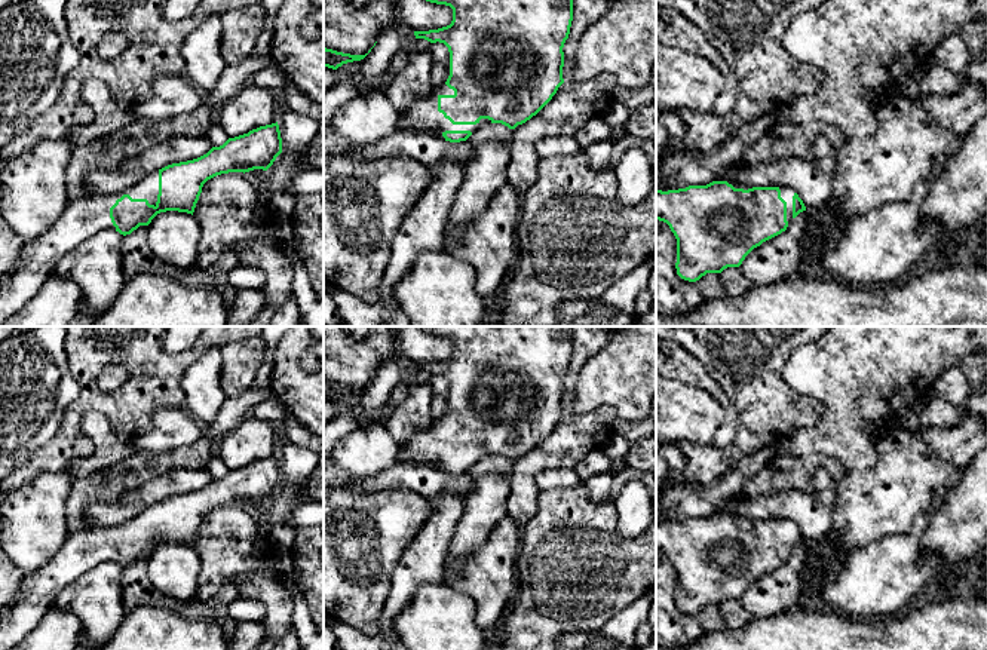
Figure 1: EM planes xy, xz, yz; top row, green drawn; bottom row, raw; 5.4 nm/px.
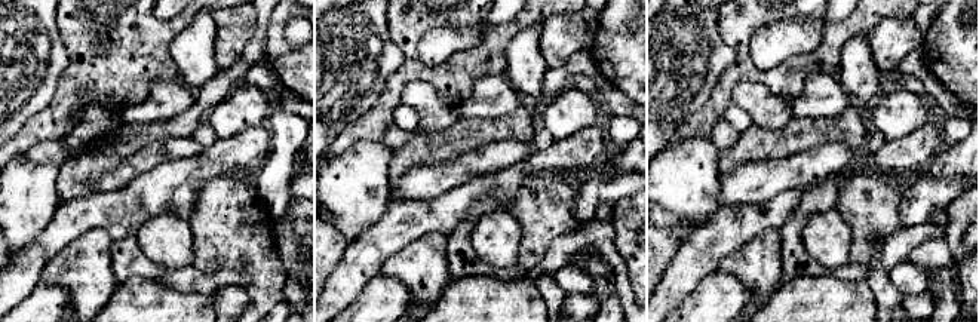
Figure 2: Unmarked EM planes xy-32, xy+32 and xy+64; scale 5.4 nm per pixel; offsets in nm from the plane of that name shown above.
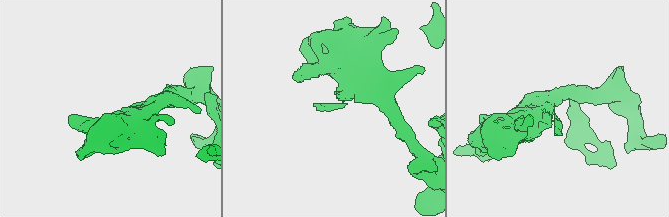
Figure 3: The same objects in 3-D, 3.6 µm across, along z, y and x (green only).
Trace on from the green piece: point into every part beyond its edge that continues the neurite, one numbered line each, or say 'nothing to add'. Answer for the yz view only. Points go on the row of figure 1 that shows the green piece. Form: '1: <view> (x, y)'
1: yz (787, 193)

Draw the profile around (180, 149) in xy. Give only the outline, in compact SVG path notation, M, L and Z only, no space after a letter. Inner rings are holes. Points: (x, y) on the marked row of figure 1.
M205 137L168 138L116 168L91 172L83 180L86 196L120 193L168 165L197 159L211 148L212 145Z

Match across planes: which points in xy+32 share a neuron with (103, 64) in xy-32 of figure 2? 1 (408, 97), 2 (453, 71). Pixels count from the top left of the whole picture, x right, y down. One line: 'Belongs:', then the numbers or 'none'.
Belongs: 2

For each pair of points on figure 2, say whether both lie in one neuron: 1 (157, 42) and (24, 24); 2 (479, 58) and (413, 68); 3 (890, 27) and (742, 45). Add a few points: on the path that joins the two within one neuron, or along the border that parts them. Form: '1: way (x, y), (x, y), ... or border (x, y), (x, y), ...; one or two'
1: border (55, 15), (58, 34), (68, 61); two
2: way (463, 68), (459, 73), (429, 73); one
3: border (904, 17), (883, 18), (867, 34); two

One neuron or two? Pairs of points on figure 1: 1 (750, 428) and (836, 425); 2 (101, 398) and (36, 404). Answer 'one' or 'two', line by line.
1: two
2: two

